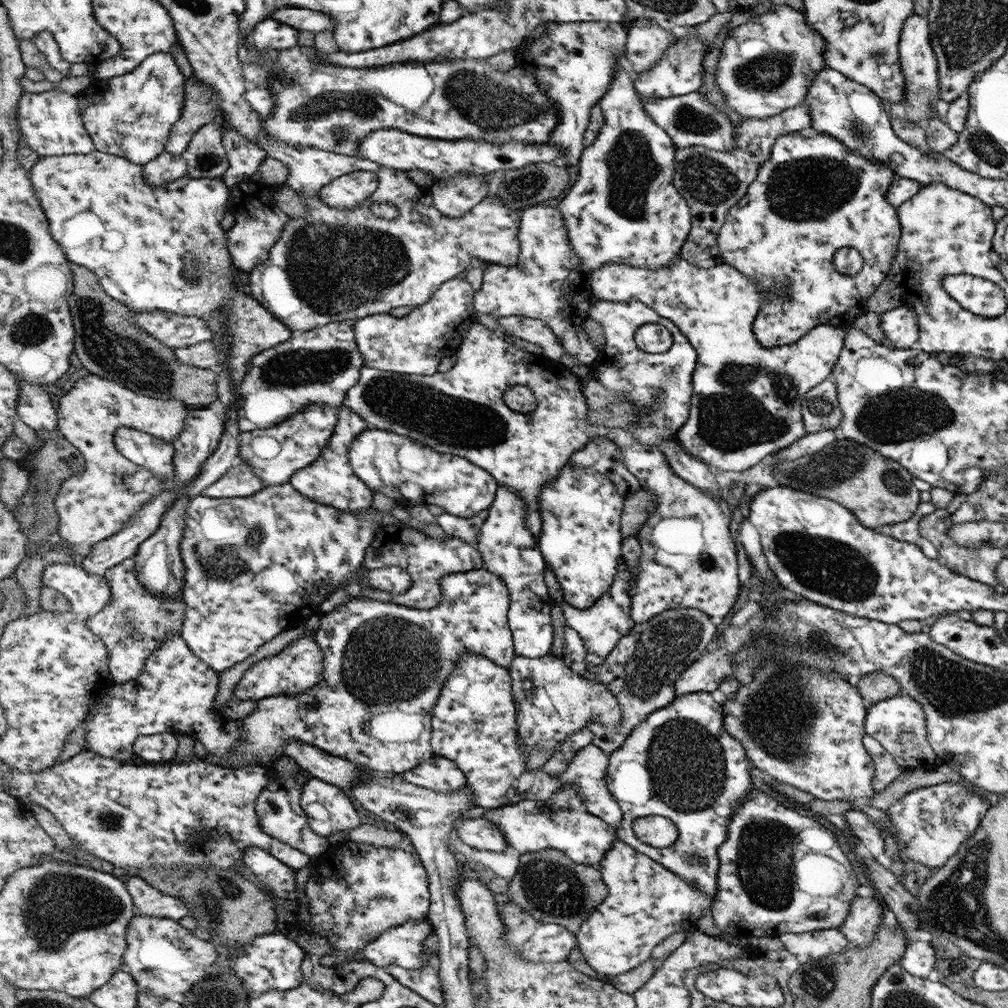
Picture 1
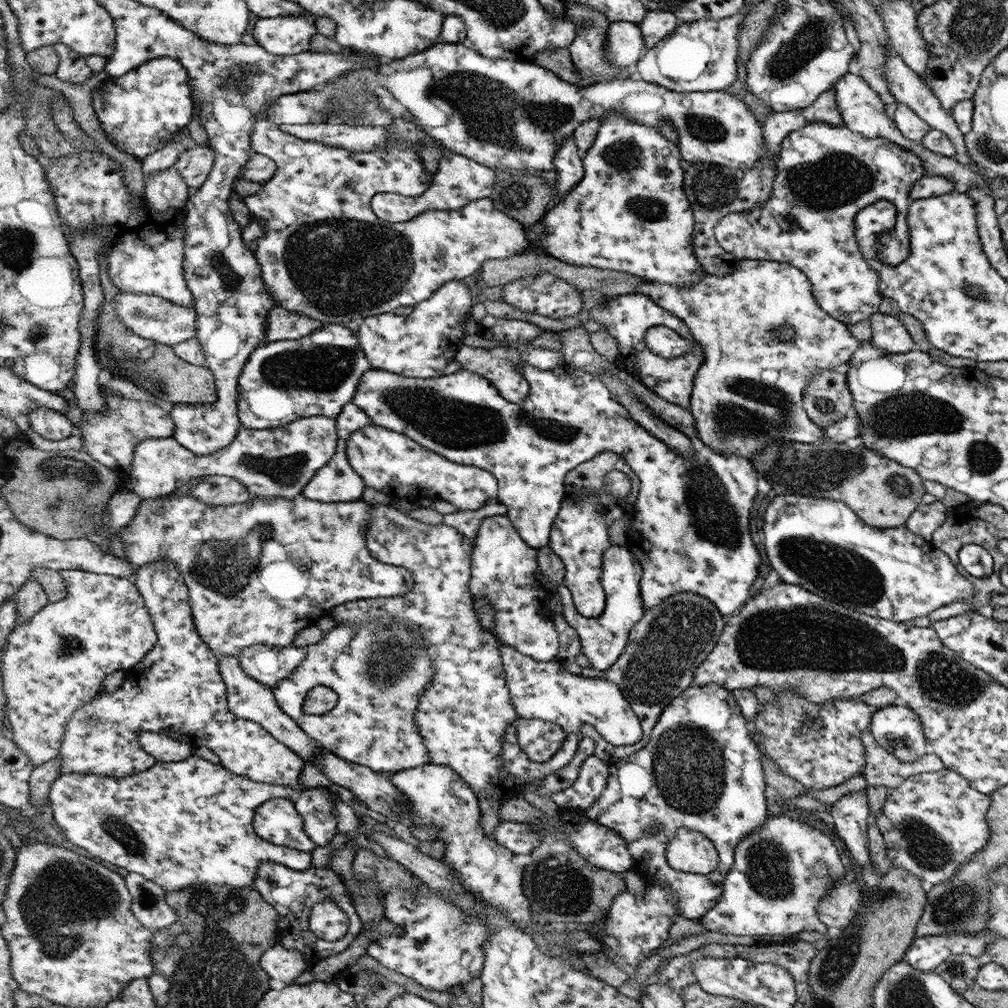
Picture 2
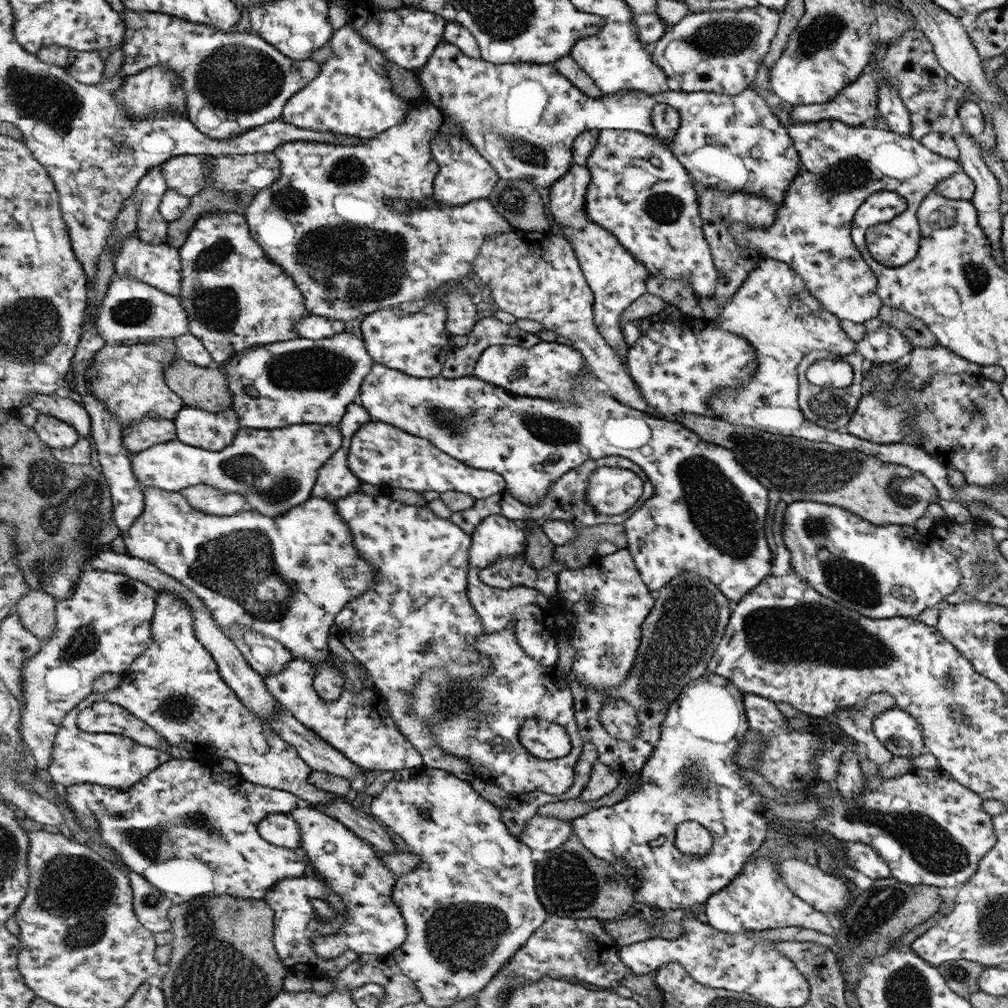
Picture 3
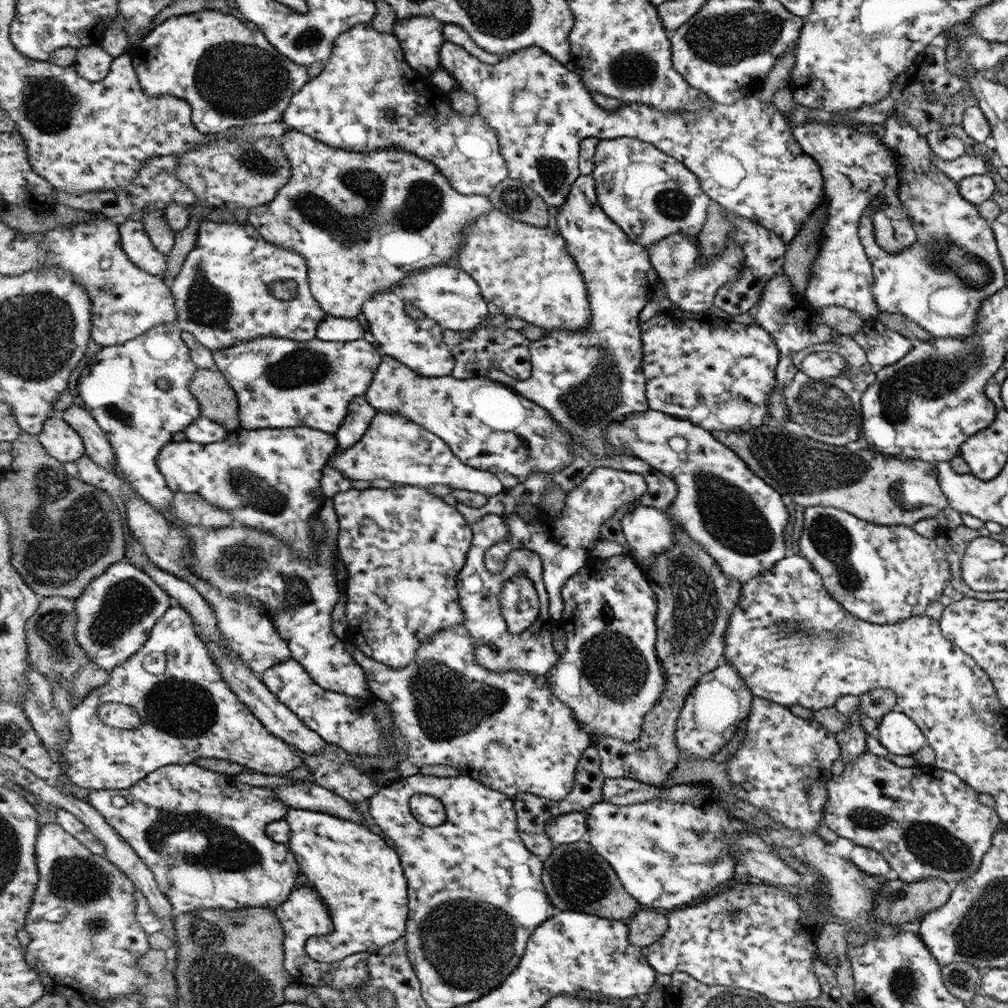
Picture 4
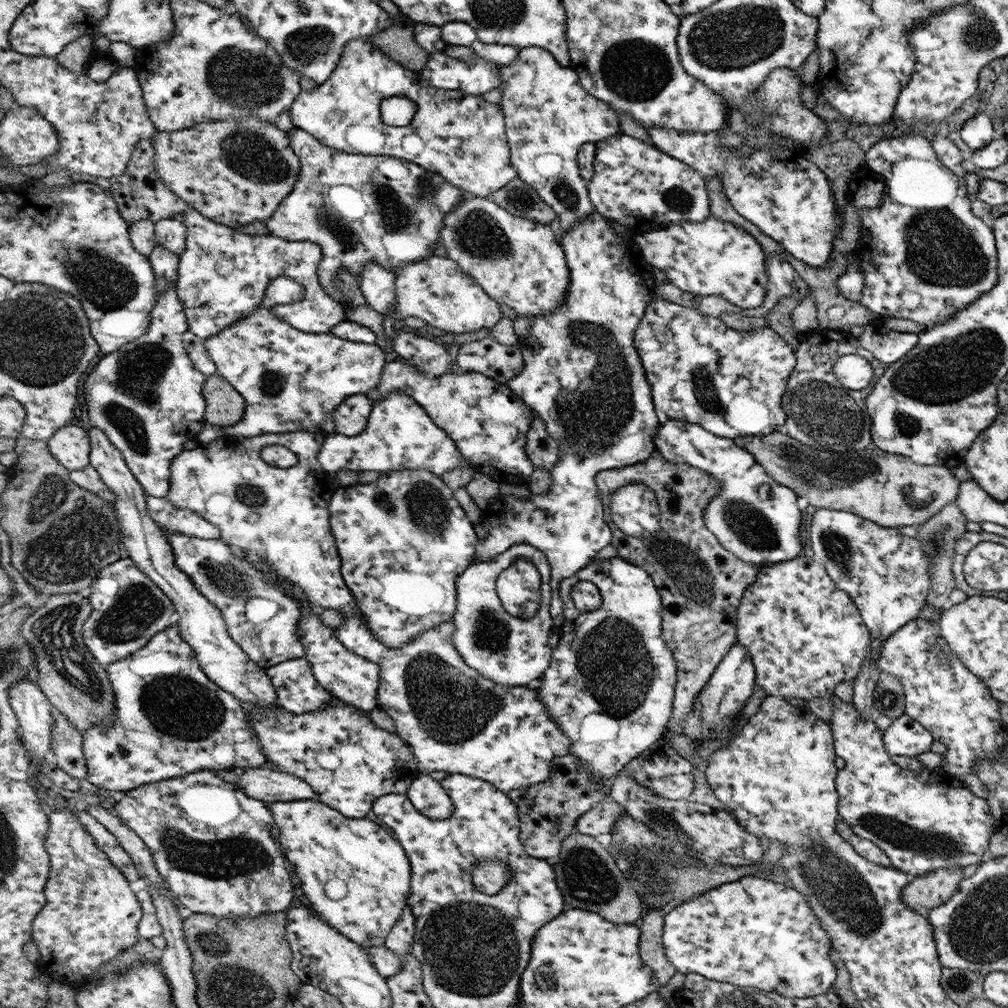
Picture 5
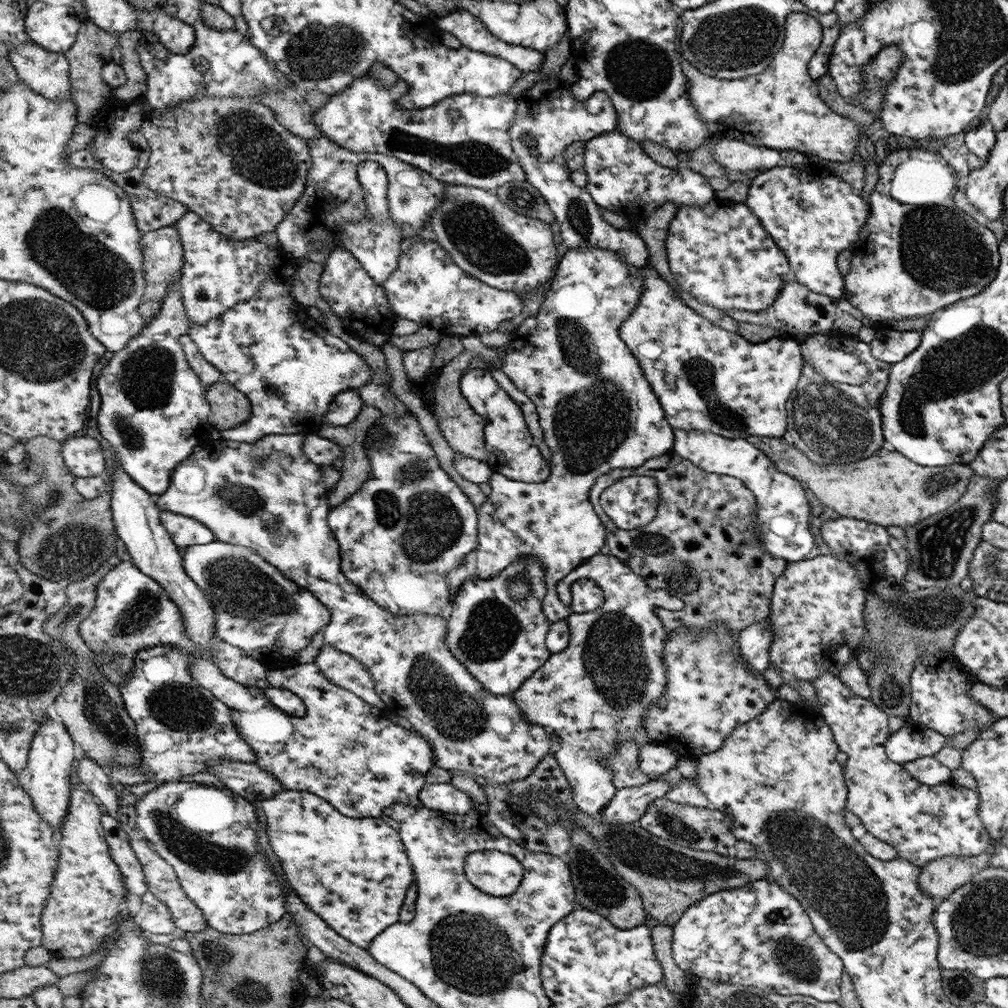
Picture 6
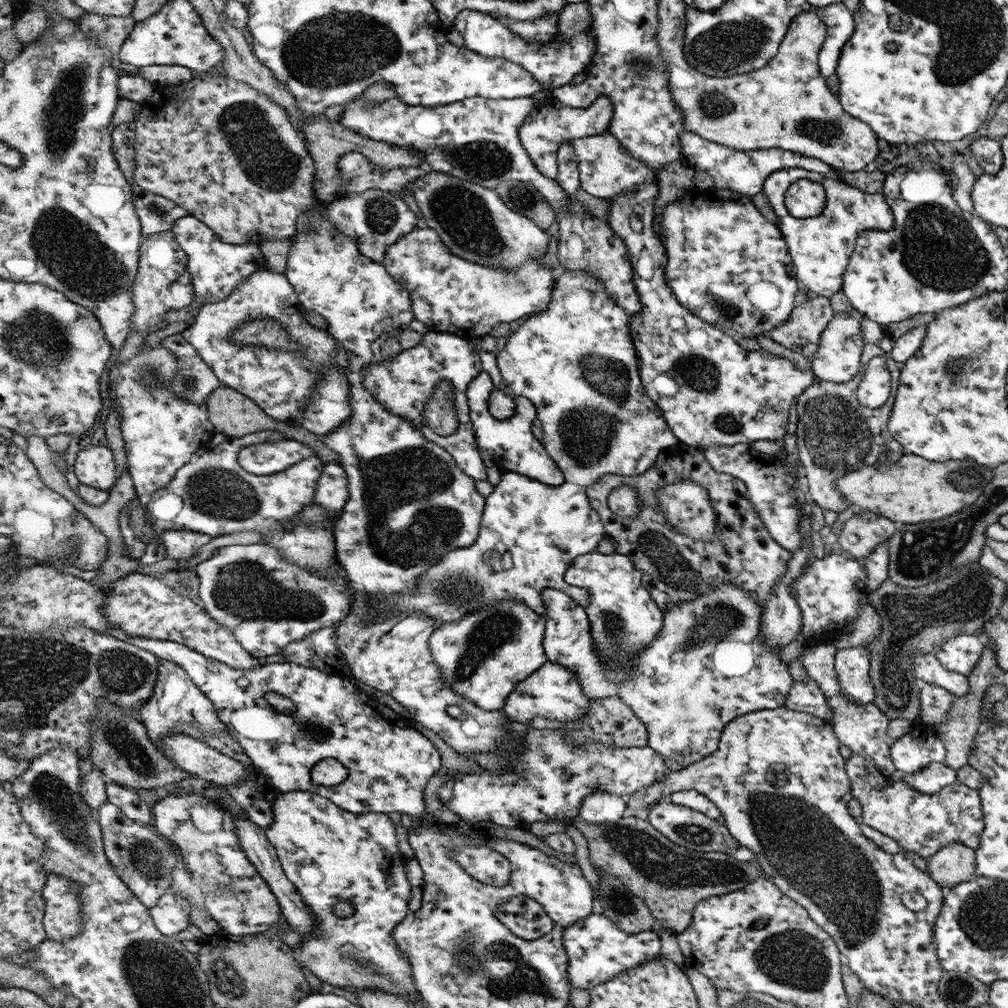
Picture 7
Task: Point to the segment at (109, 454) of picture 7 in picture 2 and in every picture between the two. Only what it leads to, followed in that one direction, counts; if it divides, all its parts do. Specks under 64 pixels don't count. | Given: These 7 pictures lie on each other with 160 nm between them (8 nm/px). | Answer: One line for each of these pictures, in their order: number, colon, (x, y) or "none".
2: (52, 424)
3: (56, 432)
4: (63, 441)
5: (72, 445)
6: (84, 455)

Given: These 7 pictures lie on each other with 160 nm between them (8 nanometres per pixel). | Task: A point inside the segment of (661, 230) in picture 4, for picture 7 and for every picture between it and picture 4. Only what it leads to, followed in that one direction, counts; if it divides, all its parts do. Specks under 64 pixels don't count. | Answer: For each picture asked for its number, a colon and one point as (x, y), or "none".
5: (635, 184)
6: (621, 176)
7: (607, 169)

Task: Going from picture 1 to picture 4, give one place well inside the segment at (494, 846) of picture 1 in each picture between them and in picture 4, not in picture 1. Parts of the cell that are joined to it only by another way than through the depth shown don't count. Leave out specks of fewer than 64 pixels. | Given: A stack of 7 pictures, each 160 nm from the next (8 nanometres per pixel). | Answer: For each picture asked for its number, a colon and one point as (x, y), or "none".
2: (518, 837)
3: (540, 833)
4: (569, 828)

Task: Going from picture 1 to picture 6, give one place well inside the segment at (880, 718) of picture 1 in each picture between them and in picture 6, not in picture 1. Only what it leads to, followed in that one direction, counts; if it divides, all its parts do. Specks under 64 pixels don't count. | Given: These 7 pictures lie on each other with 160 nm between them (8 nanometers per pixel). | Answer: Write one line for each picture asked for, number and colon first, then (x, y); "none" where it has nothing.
2: (898, 729)
3: (901, 734)
4: (897, 732)
5: (905, 736)
6: (914, 741)

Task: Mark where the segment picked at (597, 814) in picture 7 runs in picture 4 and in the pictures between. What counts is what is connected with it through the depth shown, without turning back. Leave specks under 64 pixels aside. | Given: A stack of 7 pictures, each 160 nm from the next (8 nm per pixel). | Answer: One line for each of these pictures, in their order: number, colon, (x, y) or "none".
4: (610, 676)
5: (611, 685)
6: (594, 695)

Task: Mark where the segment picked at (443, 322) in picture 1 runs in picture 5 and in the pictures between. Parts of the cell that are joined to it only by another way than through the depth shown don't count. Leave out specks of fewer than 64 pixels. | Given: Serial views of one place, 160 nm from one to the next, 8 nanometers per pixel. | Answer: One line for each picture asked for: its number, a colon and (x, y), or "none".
2: (421, 345)
3: (419, 344)
4: (419, 344)
5: (378, 284)

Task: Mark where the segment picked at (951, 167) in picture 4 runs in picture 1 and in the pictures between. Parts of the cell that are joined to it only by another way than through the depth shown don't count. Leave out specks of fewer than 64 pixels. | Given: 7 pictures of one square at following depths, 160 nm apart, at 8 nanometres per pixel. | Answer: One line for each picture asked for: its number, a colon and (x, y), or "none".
1: (813, 195)
2: (827, 174)
3: (842, 166)

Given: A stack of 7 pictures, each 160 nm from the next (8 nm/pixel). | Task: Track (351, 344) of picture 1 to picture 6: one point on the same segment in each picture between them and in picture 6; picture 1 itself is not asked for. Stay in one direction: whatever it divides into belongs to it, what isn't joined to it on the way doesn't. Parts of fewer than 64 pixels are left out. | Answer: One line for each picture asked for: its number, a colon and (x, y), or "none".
2: (284, 381)
3: (302, 381)
4: (280, 383)
5: (293, 381)
6: (288, 365)

